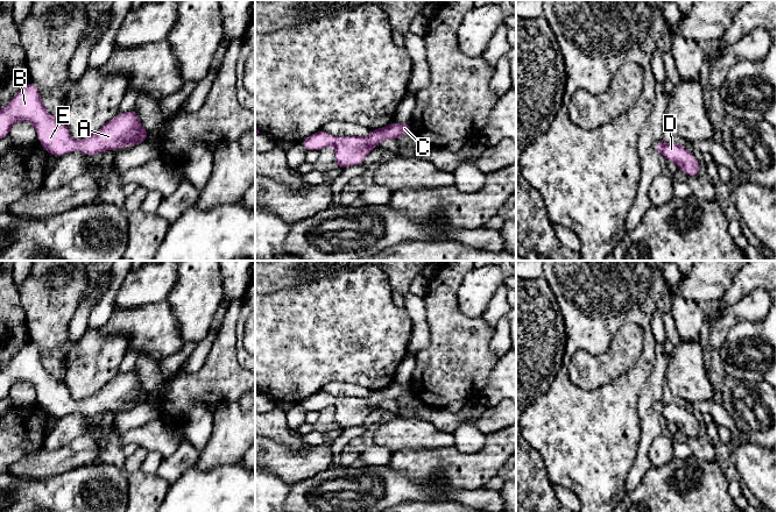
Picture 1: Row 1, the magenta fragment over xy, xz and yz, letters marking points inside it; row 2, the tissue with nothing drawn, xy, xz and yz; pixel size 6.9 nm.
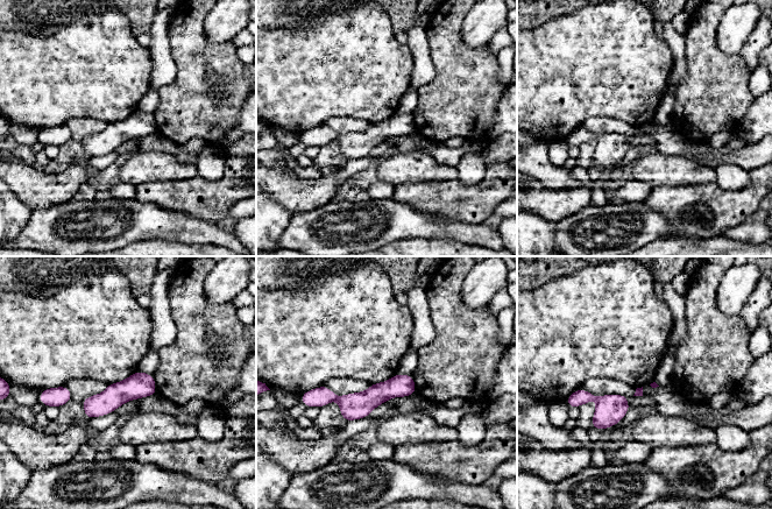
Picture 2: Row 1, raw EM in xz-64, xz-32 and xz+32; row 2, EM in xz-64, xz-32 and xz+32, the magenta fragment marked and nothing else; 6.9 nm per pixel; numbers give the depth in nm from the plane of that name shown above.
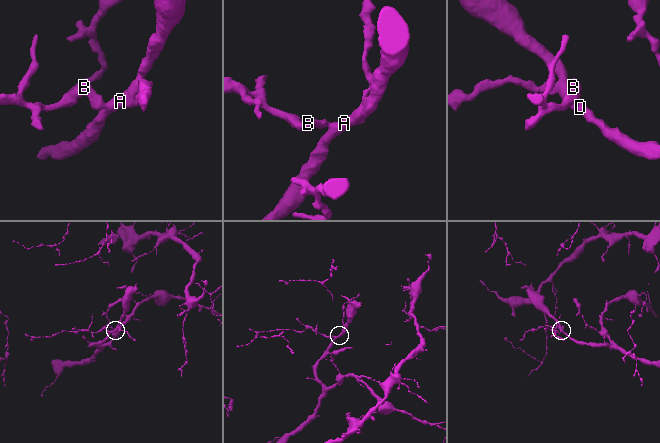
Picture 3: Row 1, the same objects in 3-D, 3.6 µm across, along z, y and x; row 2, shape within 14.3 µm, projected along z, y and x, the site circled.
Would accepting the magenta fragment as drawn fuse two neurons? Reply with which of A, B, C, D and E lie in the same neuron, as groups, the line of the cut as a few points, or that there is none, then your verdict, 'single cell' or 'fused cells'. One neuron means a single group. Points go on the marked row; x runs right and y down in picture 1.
groups A B C D E; cut none; single cell

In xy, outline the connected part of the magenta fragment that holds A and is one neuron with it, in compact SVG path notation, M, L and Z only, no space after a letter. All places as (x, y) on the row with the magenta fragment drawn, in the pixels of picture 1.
M31 80L13 97L5 108L0 109L0 140L9 135L10 128L17 121L31 122L41 147L56 157L75 150L94 156L105 150L119 150L125 145L134 147L146 142L149 135L133 108L115 115L93 135L76 142L65 122L54 118L43 106L40 91Z

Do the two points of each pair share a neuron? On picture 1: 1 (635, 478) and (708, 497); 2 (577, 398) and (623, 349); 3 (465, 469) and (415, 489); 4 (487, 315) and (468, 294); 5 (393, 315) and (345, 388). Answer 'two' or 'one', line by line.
1: two
2: two
3: two
4: two
5: two

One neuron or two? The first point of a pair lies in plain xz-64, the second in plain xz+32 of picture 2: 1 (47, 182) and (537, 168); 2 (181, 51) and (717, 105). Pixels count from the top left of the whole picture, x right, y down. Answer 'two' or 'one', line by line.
1: two
2: one

